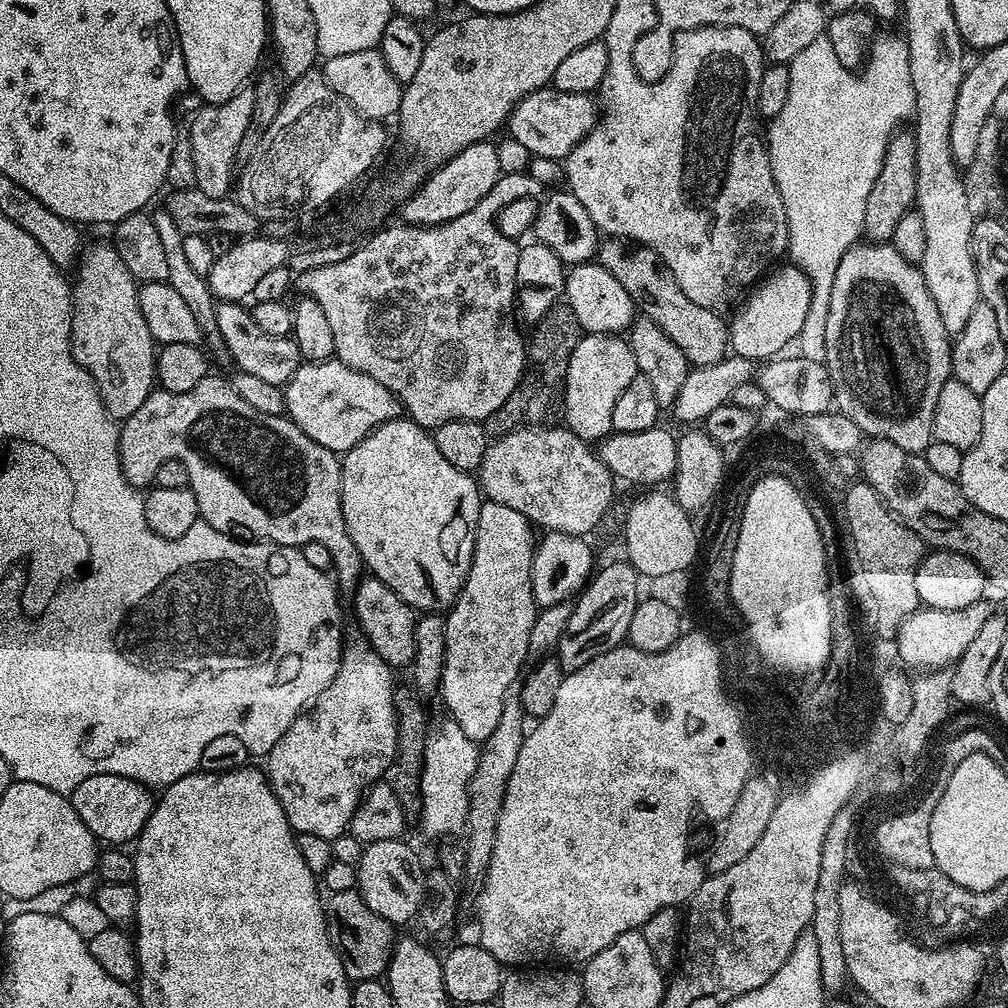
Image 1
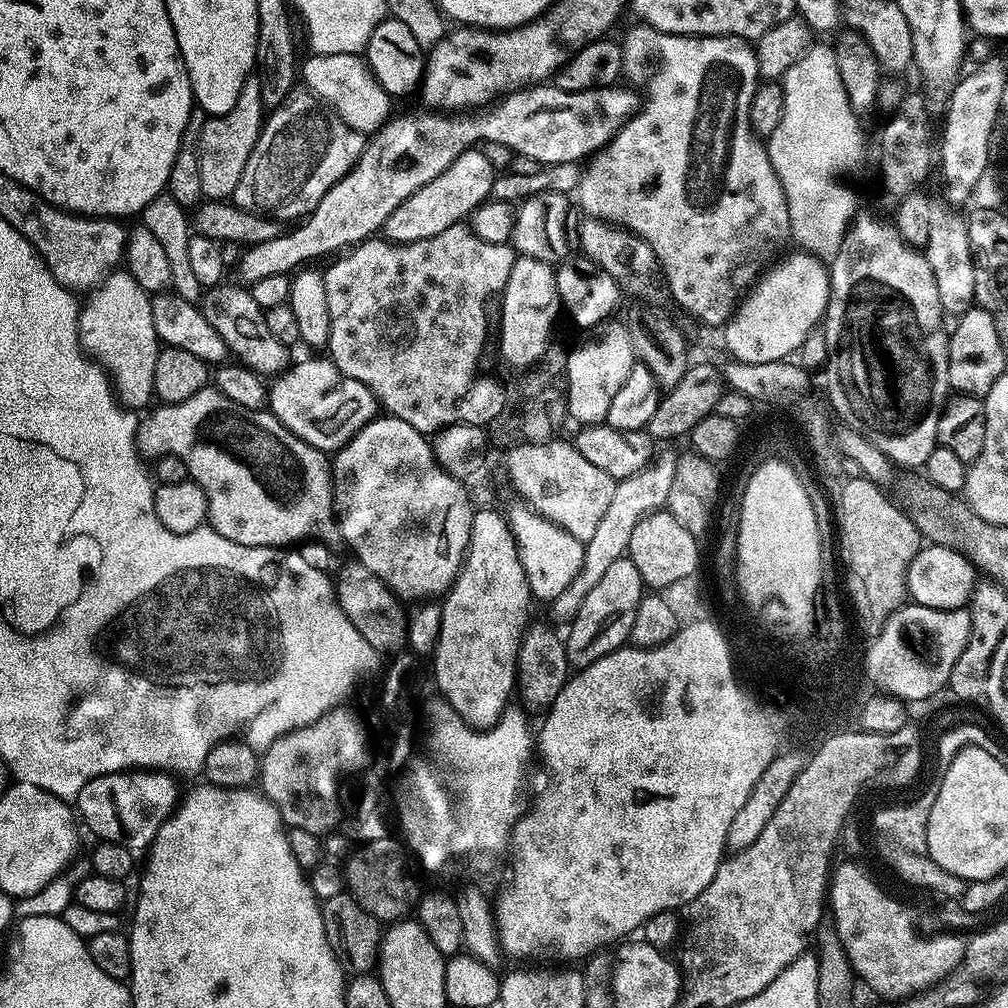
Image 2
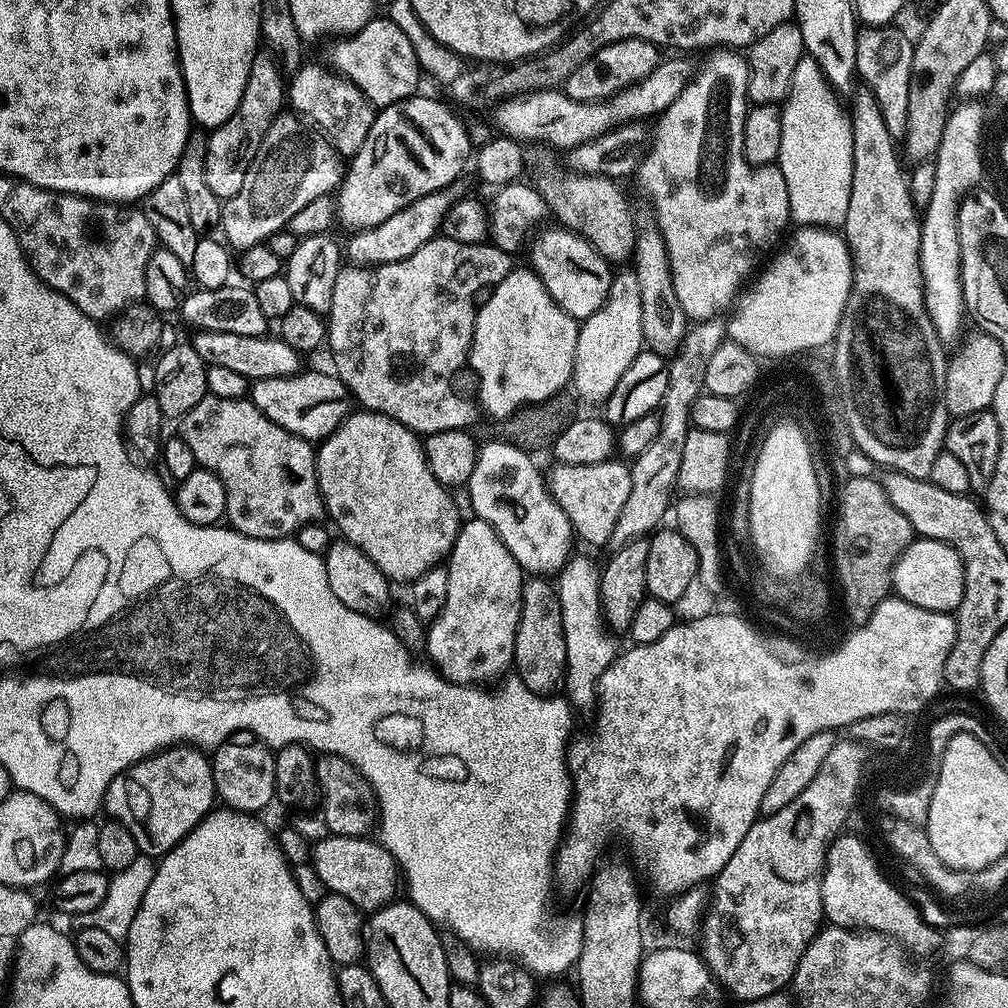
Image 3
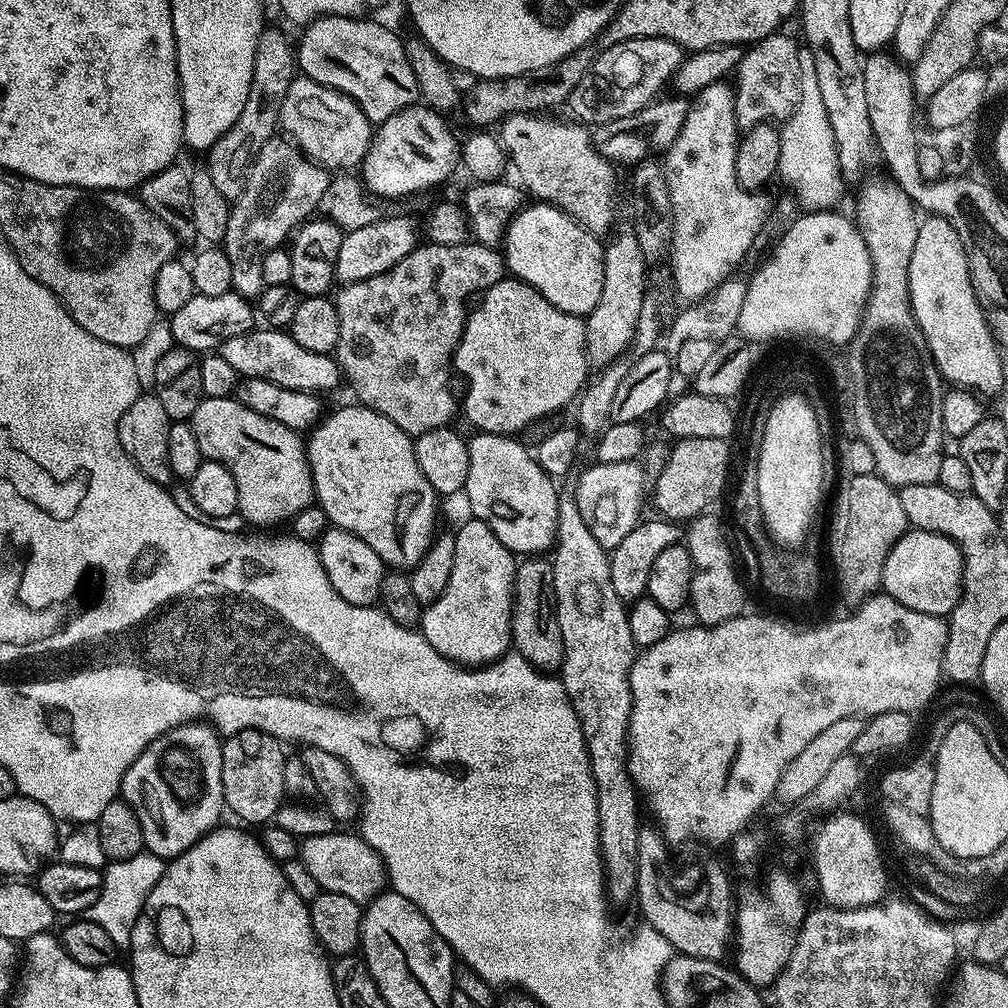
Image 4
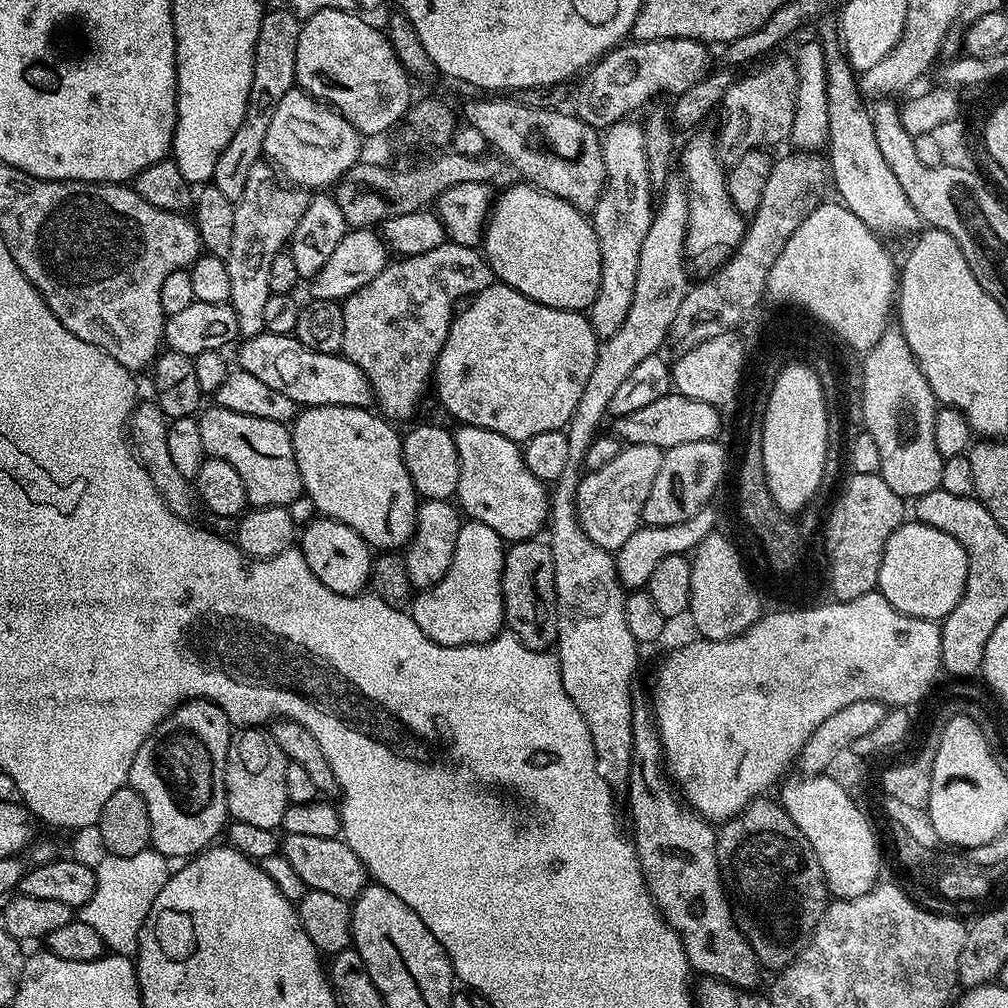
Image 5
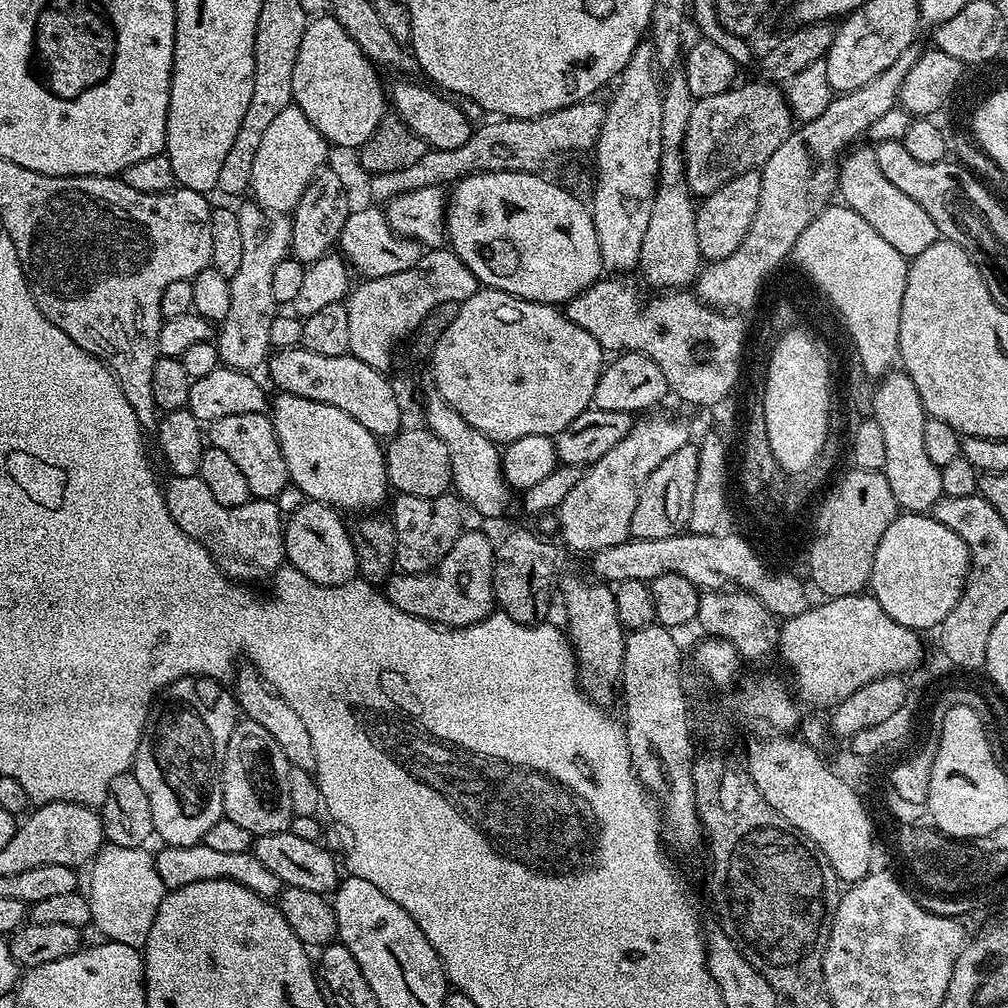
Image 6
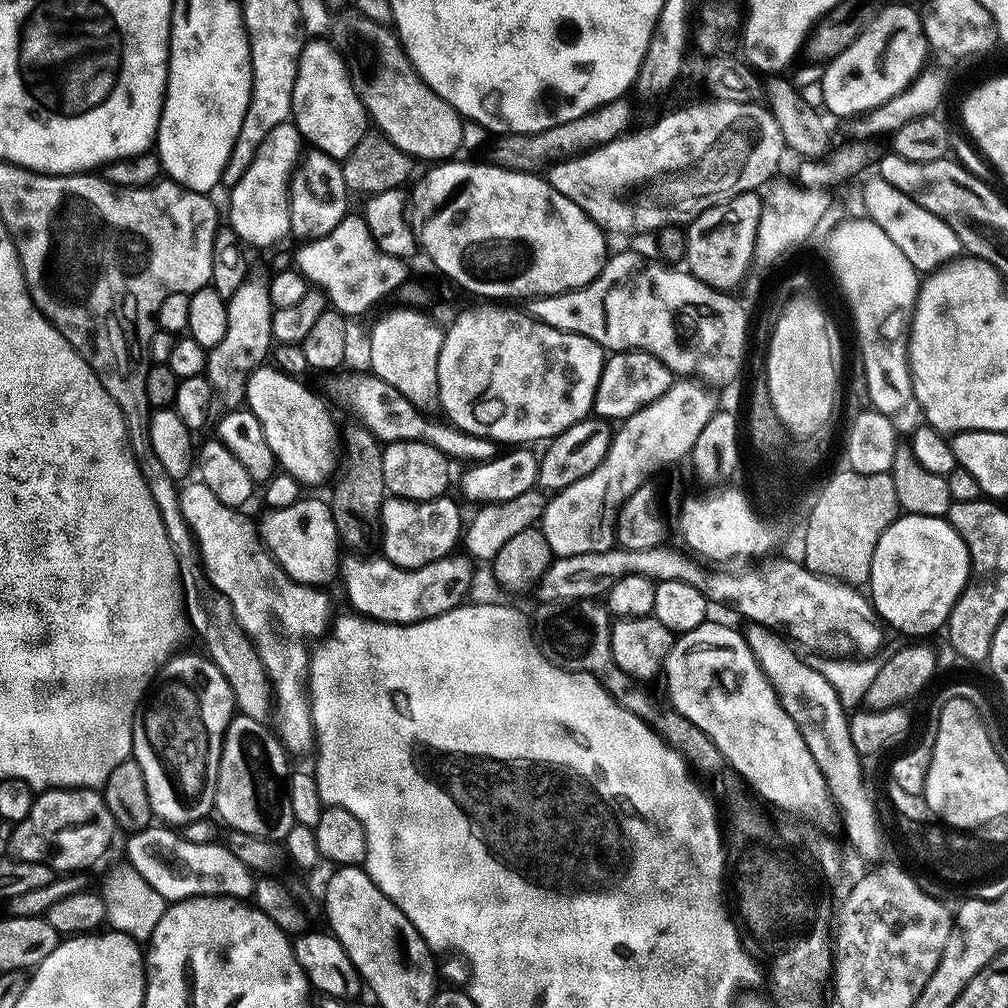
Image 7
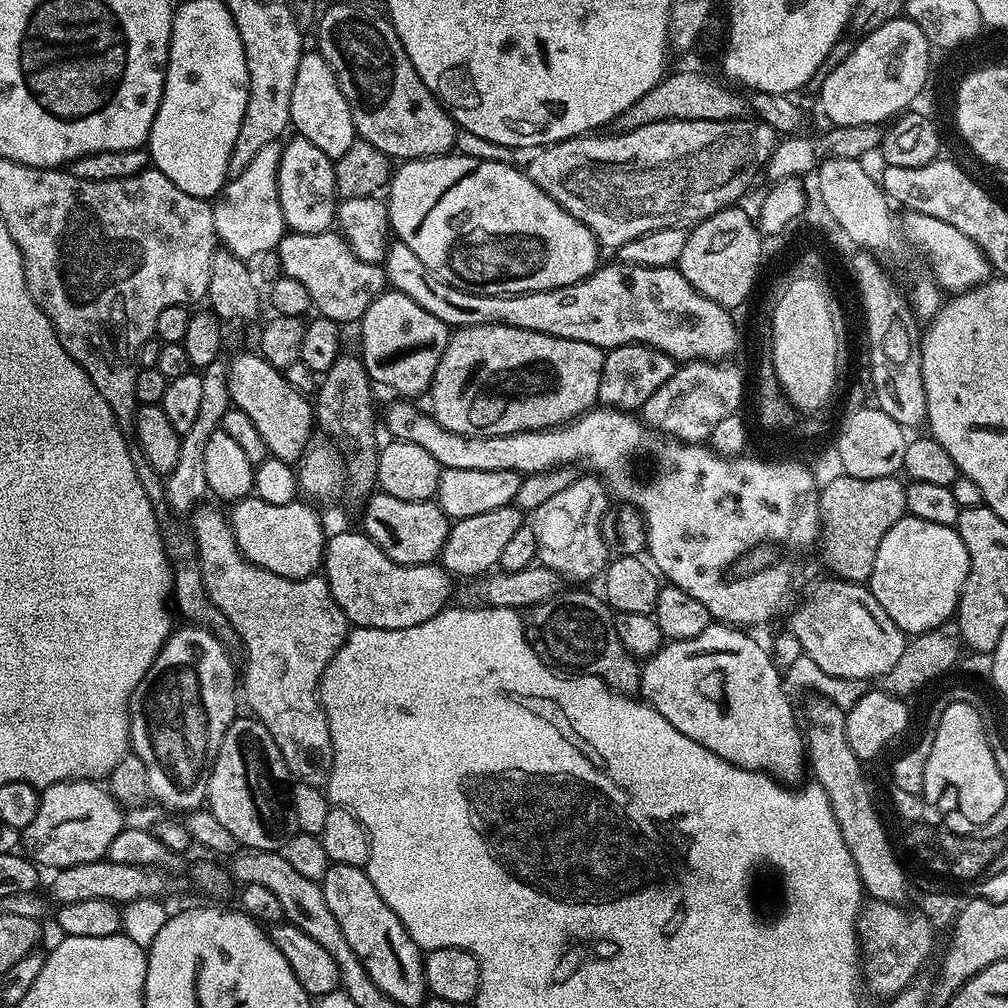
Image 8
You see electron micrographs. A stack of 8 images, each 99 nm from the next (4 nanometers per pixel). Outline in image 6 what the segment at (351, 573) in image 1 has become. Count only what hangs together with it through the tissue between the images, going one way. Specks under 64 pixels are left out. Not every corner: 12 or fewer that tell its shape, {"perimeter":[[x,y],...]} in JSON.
{"perimeter":[[264,412],[206,428],[257,500],[288,487],[286,458]]}

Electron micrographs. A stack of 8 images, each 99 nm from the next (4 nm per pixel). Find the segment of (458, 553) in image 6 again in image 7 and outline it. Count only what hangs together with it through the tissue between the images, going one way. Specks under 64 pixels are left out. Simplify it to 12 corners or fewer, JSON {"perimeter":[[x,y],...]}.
{"perimeter":[[342,560],[355,611],[416,624],[465,603],[473,561]]}

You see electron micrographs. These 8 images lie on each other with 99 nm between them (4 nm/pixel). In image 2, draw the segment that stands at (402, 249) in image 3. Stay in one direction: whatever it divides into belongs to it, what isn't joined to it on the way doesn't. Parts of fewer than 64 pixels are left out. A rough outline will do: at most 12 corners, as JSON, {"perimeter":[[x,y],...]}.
{"perimeter":[[473,146],[382,229],[409,244],[467,221],[498,171]]}

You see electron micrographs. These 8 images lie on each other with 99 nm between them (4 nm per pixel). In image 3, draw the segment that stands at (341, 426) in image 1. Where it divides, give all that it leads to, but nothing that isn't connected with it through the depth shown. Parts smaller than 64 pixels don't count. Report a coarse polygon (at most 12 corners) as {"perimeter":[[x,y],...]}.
{"perimeter":[[328,372],[262,378],[251,402],[287,432],[323,442],[354,411]]}

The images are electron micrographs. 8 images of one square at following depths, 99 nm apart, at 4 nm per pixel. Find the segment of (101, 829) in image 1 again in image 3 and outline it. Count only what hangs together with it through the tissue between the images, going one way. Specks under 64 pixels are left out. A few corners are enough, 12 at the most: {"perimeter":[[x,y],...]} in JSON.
{"perimeter":[[177,746],[118,774],[102,808],[159,858],[217,800],[211,759]]}

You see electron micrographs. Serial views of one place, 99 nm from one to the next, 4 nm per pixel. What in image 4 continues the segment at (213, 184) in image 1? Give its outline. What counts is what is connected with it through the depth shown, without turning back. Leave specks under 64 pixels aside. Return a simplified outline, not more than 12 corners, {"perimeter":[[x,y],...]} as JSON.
{"perimeter":[[265,27],[238,122],[207,149],[214,186],[234,202],[277,135],[297,72],[287,34]]}

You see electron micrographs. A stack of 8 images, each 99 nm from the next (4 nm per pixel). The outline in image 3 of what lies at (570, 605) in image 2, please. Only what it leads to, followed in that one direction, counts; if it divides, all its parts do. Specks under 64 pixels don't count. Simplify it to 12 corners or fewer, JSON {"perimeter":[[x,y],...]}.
{"perimeter":[[719,319],[685,332],[668,366],[660,429],[631,461],[610,544],[661,523],[680,478],[692,407],[725,343]]}

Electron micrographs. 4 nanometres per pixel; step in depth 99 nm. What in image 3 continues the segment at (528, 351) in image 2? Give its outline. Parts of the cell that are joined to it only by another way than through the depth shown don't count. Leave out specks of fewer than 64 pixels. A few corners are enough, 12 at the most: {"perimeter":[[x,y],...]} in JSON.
{"perimeter":[[531,267],[476,310],[478,404],[507,418],[569,387],[580,324]]}

